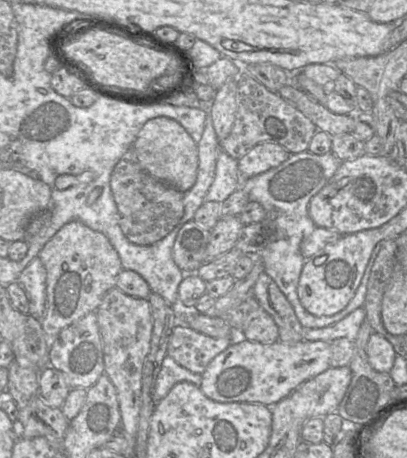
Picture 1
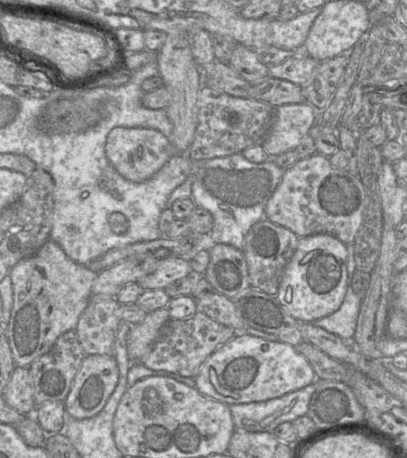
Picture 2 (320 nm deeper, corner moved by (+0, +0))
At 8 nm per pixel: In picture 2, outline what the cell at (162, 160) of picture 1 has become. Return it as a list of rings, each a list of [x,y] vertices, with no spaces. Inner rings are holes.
[[[114,128],[108,135],[106,156],[115,170],[125,179],[142,182],[157,173],[173,156],[170,140],[160,131],[152,128]]]

